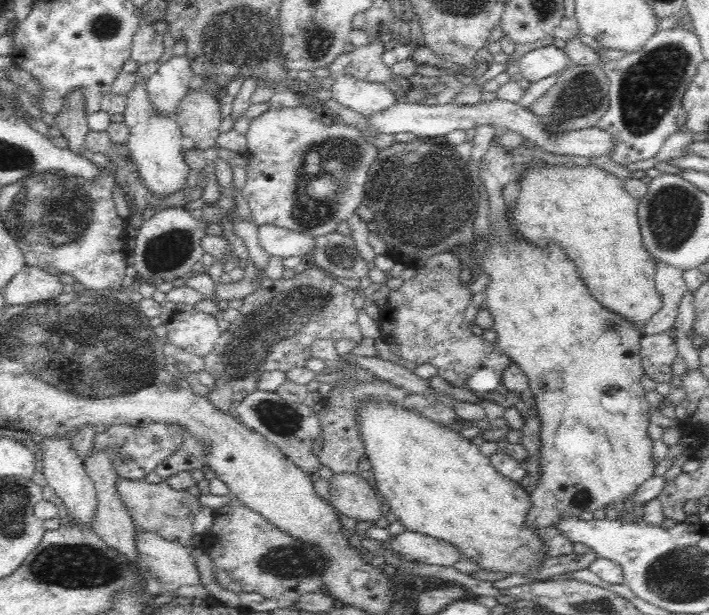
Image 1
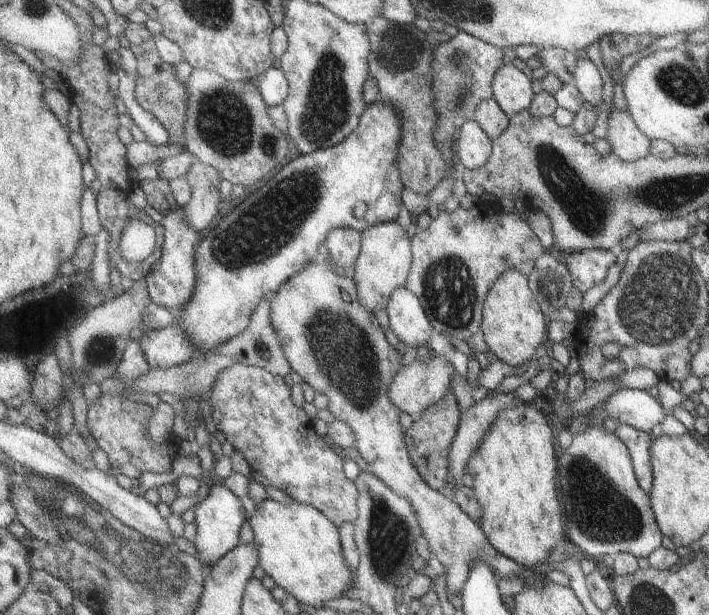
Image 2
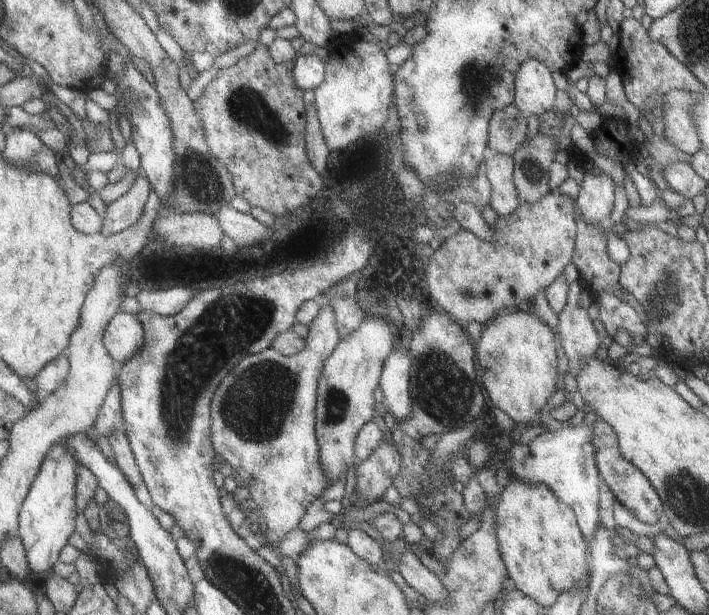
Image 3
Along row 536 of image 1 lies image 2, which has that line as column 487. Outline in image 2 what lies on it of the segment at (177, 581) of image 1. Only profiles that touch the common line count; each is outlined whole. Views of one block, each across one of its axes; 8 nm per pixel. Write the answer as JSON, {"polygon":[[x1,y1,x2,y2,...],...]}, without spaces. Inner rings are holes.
{"polygon":[[474,120,467,121,458,128,455,150,465,169,479,168,490,155,490,138]]}

